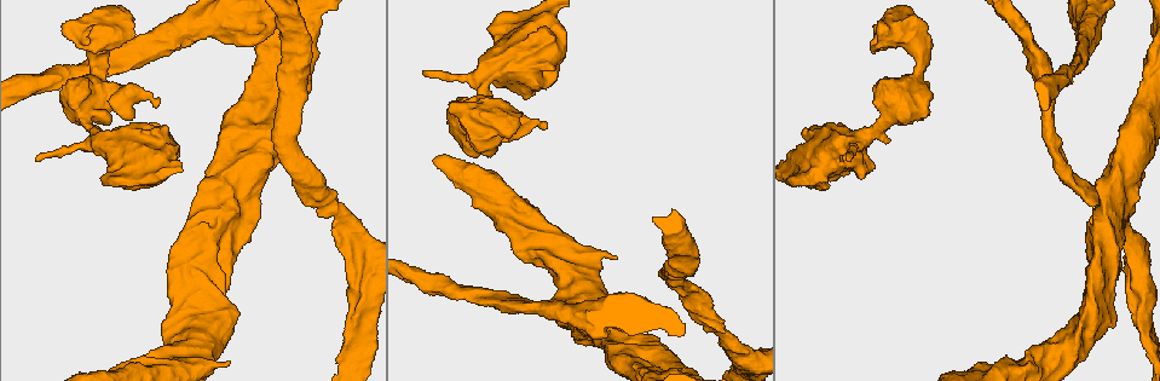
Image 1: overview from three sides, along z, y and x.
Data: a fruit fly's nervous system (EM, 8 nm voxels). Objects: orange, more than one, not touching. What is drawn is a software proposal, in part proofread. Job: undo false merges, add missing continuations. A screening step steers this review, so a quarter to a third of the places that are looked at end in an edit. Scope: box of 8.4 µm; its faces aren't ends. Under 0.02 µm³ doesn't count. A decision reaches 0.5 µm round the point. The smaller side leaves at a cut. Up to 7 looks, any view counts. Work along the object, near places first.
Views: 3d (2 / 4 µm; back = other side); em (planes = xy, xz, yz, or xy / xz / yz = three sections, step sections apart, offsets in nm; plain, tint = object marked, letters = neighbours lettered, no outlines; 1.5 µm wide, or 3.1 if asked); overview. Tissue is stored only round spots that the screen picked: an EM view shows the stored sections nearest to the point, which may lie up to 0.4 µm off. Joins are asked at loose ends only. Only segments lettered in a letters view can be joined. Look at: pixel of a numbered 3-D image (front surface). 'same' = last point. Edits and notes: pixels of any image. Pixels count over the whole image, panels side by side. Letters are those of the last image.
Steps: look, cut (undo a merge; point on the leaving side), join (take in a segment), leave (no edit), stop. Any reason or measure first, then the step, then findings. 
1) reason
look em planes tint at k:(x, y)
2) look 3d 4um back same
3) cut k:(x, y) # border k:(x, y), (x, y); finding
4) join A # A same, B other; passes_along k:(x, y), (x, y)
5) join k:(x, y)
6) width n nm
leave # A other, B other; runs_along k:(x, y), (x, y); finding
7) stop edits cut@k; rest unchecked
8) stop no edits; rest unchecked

a narrow waist
look 3d 4um at 1:(487, 294)

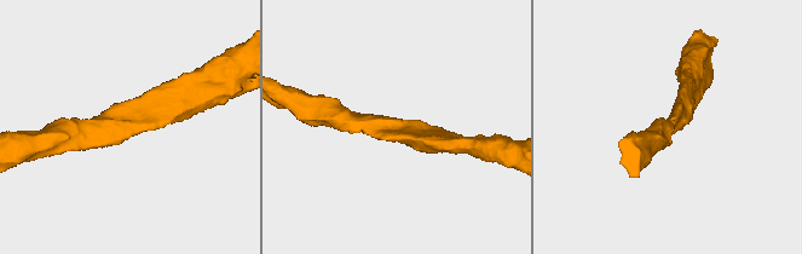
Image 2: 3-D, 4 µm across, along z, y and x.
arm_widths 300, 320 nm
look em planes letters at 2:(391, 123)

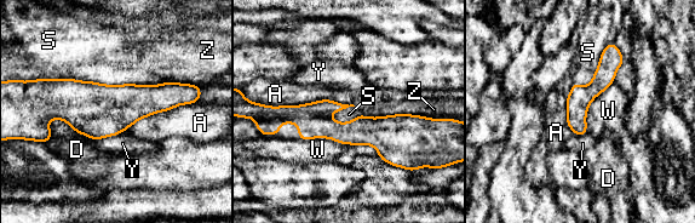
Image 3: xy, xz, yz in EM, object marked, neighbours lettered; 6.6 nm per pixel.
longest_contact A 500 nm
leave # A other, D other, S other, W other, Y other, Z other; continuous, no second neuron

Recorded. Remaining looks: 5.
free end
look em planes letters at 1:(237, 254)

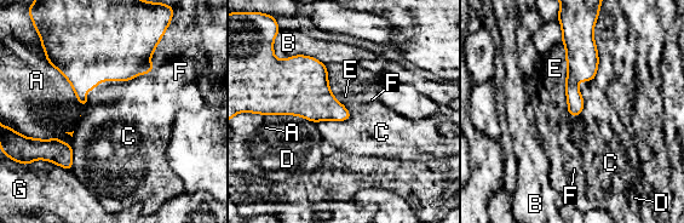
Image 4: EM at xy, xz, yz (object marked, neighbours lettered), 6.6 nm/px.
leave # A other, B other, C other, D other, E other, F other, G other; no lettered segment goes on from it

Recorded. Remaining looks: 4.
sudden change in width
look 3d 4um at 1:(261, 157)

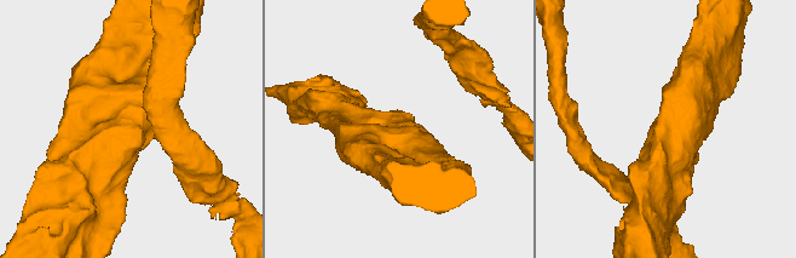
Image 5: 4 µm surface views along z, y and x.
need the tissue
look em yz step 4 tint at 5:(401, 123)

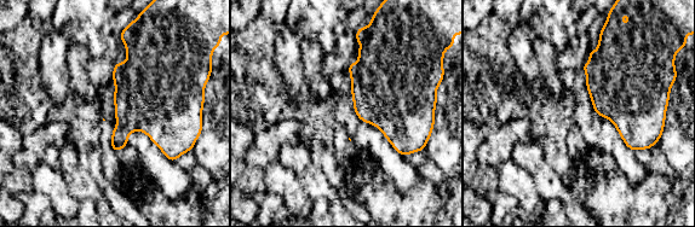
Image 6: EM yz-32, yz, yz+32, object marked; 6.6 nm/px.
look em planes letters same

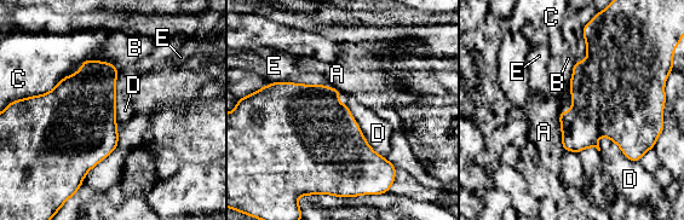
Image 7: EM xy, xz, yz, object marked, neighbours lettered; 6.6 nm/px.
width 600 nm
leave # A other, B other, C other, D other, E other; continuous, no second neuron

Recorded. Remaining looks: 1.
stop no edits; rest unchecked

